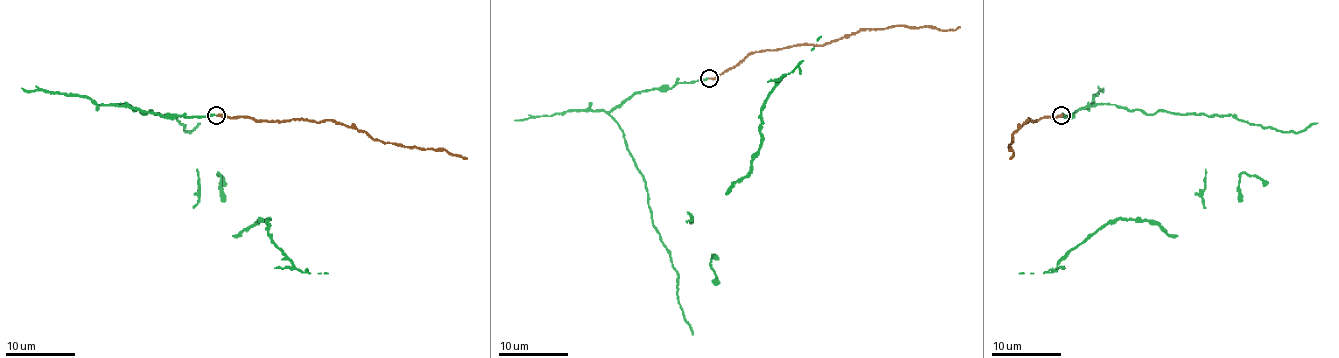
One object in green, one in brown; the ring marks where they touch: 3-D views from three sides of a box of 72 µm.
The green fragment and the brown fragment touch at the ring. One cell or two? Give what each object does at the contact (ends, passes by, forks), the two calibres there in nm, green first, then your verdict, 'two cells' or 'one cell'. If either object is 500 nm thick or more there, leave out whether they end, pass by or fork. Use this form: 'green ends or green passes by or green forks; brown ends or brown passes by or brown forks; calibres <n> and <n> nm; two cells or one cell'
green ends; brown ends; calibres 180 and 170 nm; two cells

